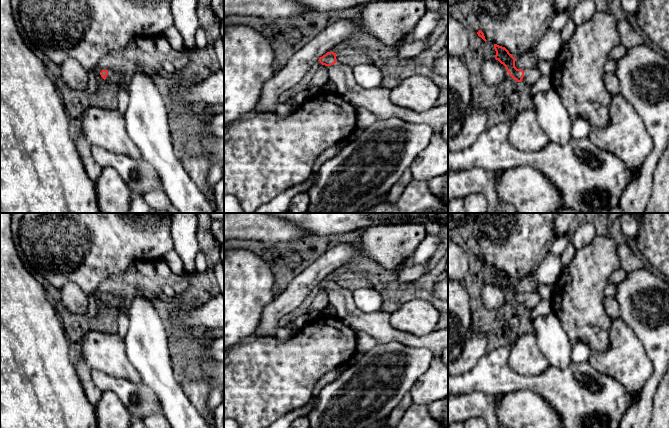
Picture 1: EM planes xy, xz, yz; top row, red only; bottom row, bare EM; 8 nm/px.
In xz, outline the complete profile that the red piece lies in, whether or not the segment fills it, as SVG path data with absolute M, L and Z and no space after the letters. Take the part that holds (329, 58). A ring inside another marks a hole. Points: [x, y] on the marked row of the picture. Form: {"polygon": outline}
{"polygon": "M327 52L318 61L328 67L329 80L336 85L336 93L354 107L370 111L376 120L397 117L411 124L428 124L434 133L441 133L448 124L448 104L435 106L426 112L400 108L391 102L391 90L380 86L373 89L360 87L354 80L353 68L339 63L336 53Z"}

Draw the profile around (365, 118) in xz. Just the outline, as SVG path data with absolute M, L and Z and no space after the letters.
M361 107L356 108L357 110L357 127L368 128L376 120L373 114Z

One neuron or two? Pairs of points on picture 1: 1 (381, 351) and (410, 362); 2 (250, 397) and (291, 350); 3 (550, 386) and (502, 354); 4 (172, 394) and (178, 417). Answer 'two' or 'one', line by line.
1: one
2: one
3: one
4: one

